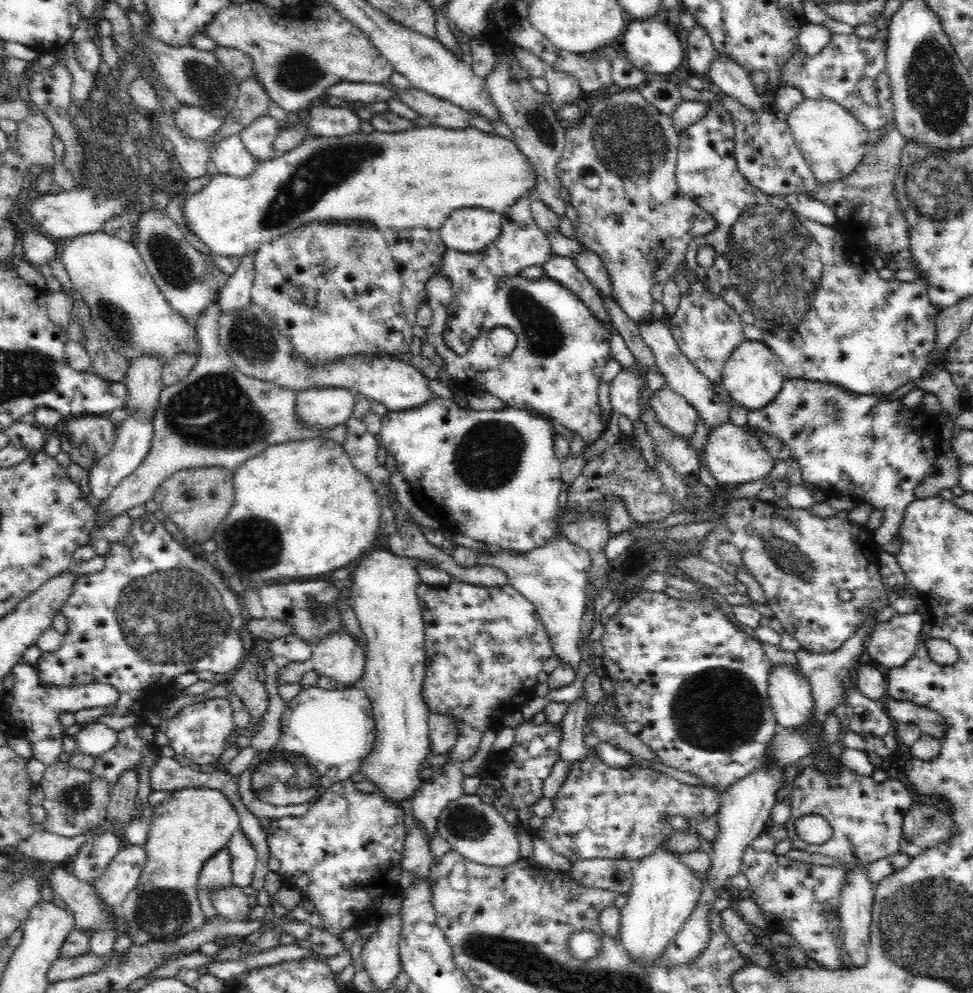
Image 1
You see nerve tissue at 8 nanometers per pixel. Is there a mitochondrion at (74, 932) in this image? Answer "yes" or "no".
no

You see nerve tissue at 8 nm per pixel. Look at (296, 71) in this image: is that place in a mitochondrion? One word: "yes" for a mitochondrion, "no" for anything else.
yes

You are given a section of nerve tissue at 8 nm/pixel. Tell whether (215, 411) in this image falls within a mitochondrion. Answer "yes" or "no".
yes

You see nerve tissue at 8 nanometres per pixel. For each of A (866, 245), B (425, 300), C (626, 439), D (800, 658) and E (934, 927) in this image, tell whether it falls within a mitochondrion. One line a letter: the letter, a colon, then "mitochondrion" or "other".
A: other
B: other
C: other
D: other
E: mitochondrion

